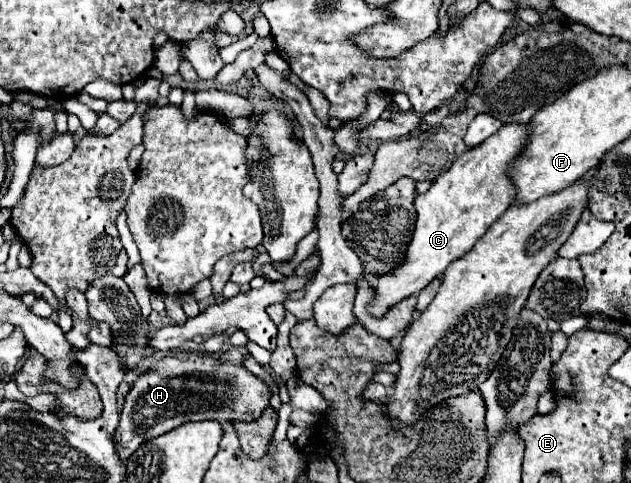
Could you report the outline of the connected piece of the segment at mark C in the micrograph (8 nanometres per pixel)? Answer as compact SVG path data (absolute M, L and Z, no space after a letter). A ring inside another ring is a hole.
M507 123L495 135L485 139L479 147L469 149L461 155L443 175L439 175L431 189L425 195L415 197L415 231L411 235L405 263L389 275L377 275L373 285L373 299L367 305L367 311L373 317L385 315L389 307L395 307L399 301L419 293L429 285L437 275L441 275L449 263L463 257L473 249L477 239L481 239L491 223L511 205L515 187L509 183L505 171L509 161L513 161L527 141L527 125Z

